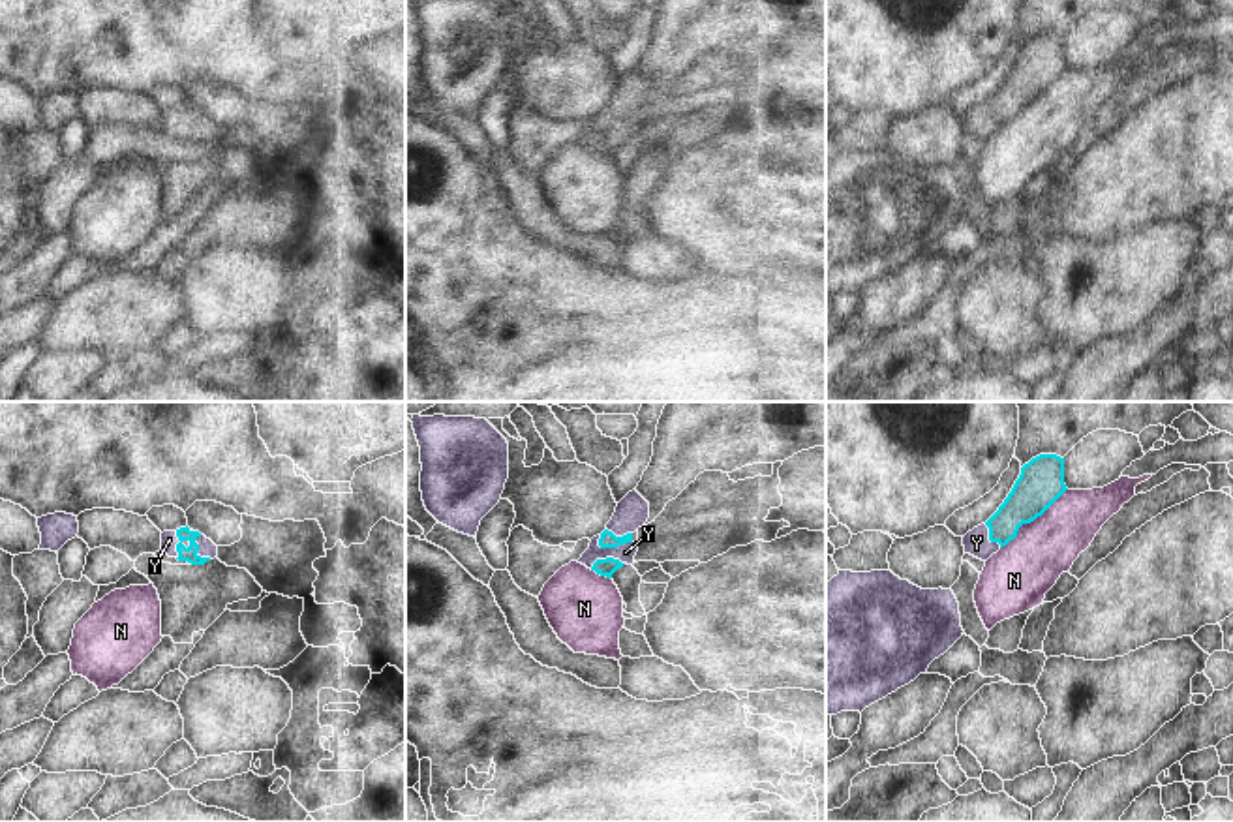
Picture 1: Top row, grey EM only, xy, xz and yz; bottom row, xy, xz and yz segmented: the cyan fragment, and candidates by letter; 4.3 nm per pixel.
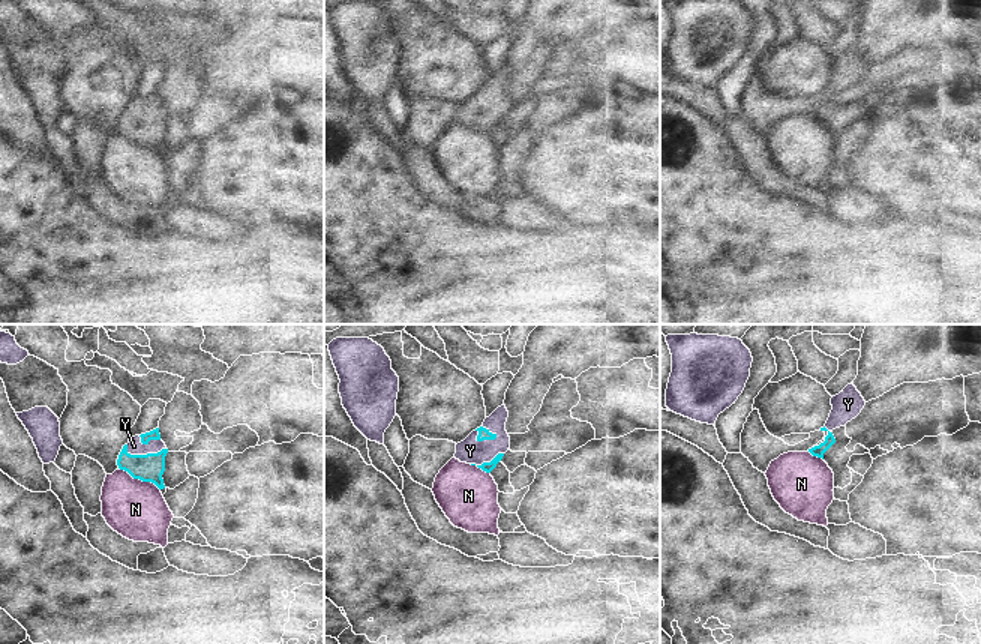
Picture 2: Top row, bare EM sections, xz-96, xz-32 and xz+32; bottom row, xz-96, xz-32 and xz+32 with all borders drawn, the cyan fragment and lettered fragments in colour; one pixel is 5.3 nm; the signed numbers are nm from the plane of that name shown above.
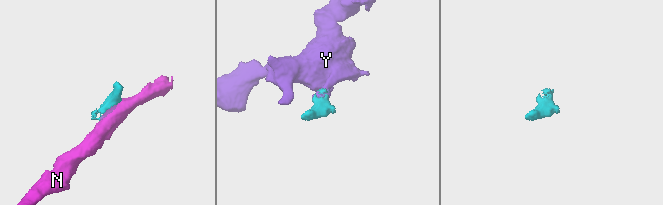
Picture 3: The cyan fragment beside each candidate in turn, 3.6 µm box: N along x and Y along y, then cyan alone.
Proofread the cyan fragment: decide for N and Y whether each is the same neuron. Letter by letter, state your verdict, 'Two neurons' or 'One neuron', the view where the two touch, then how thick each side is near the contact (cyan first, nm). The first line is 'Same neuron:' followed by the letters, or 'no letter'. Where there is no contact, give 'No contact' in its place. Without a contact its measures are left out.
Same neuron: Y
N: Two neurons. Touches cyan in yz. Thickness 190 nm (cyan) against 280 nm
Y: One neuron. Touches cyan in xy. Thickness 70 nm (cyan) against 70 nm.

